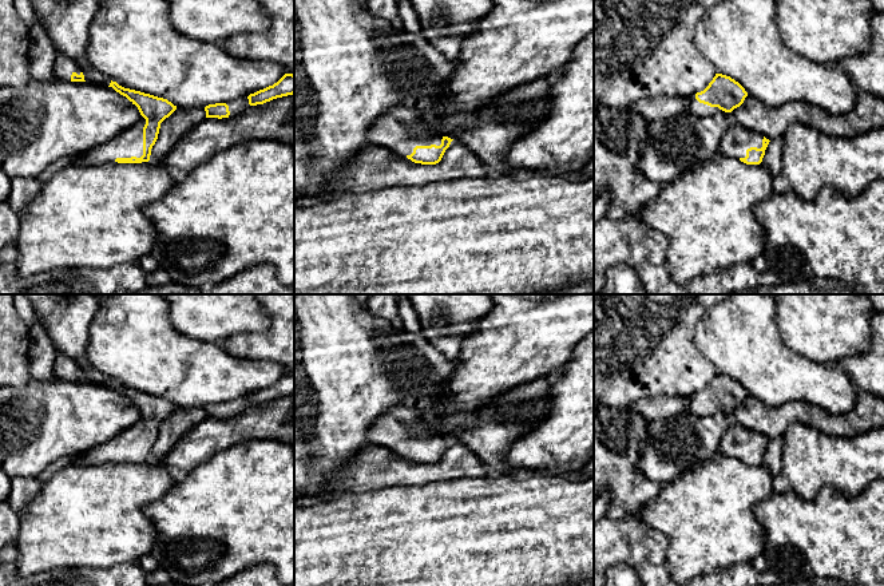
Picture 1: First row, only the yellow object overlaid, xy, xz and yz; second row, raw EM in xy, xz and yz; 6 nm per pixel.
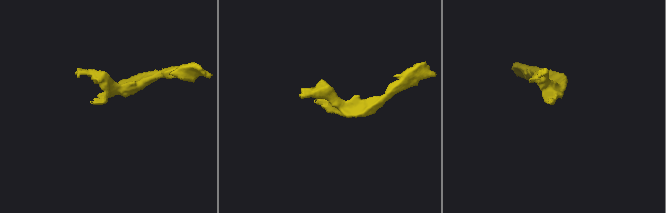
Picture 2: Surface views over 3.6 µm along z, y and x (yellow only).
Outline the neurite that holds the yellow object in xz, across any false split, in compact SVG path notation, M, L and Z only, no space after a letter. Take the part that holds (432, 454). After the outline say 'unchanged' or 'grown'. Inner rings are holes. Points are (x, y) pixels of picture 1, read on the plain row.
M397 407L382 415L368 431L368 440L396 451L415 463L436 464L453 439L424 432L423 416Z; grown

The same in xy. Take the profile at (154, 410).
M112 380L108 387L112 387L116 392L135 404L140 412L140 417L136 423L112 437L110 442L88 450L84 454L76 455L71 464L88 462L98 464L107 462L148 462L151 448L158 439L160 423L177 409L177 405L167 399L124 388Z; grown

